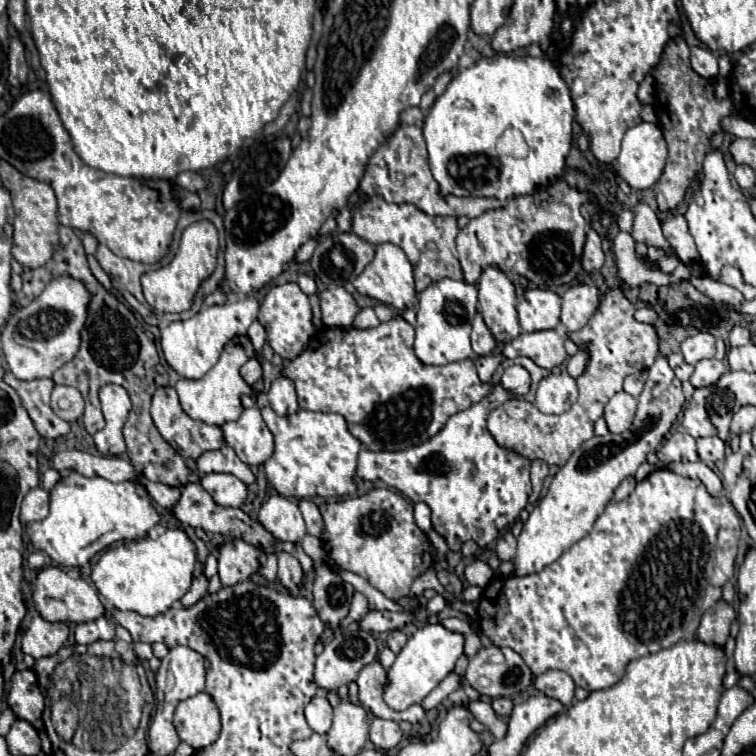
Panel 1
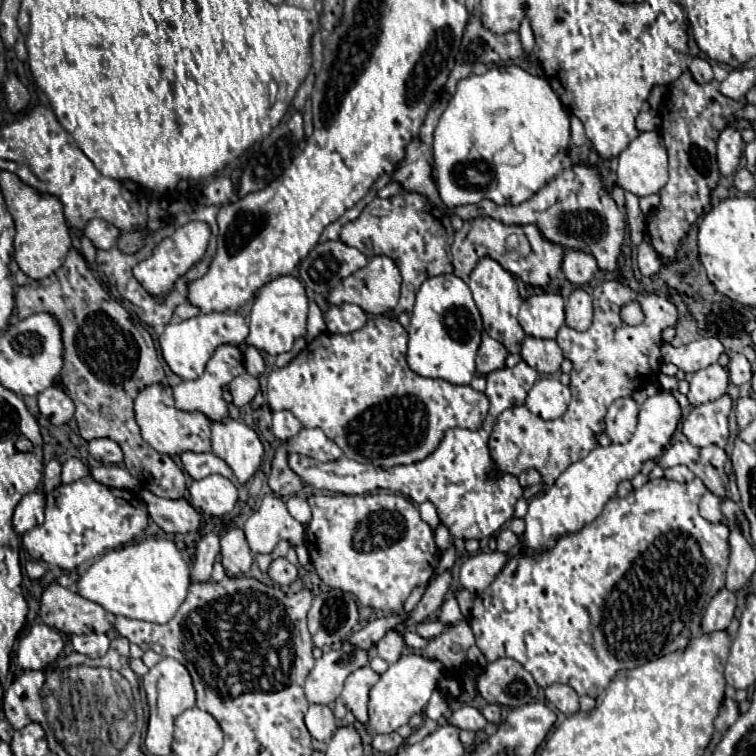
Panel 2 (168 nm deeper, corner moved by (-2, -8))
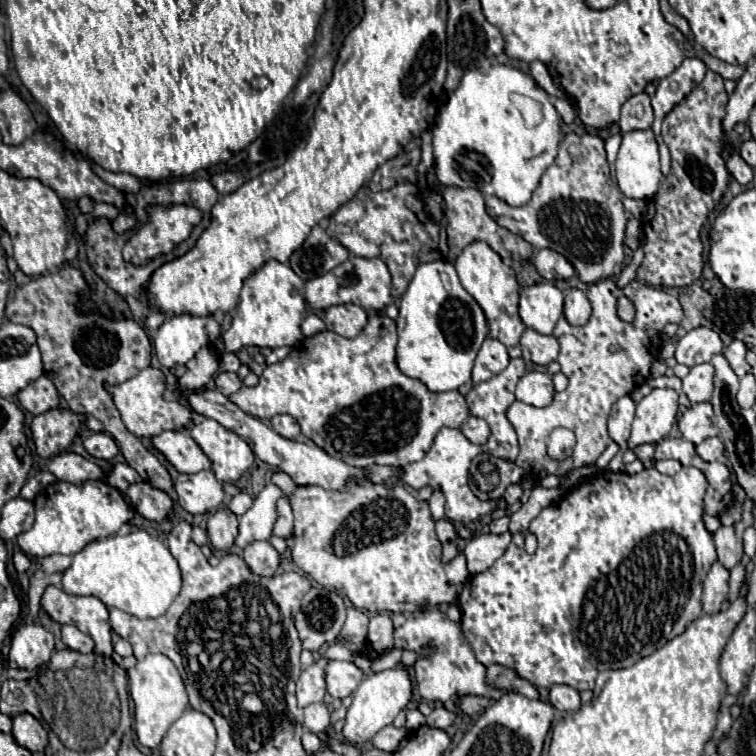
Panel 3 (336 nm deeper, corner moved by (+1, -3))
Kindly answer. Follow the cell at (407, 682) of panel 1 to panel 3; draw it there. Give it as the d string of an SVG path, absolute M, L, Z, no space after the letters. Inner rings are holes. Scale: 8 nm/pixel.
M399 666L395 670L383 670L383 672L365 676L363 682L357 686L357 690L353 694L353 702L345 714L345 726L343 726L345 740L351 744L369 742L381 728L389 726L395 720L395 716L409 704L411 690L413 690L413 686L411 686L411 680L403 666Z

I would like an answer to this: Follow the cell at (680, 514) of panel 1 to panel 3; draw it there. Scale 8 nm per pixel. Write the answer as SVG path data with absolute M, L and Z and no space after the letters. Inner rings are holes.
M683 466L681 472L675 476L665 476L659 474L655 468L645 468L639 474L625 474L625 472L609 472L609 470L599 470L587 480L581 480L581 484L573 486L567 490L555 504L543 508L537 518L529 524L527 532L537 536L537 550L535 554L525 552L525 534L527 532L517 532L513 534L511 544L507 546L505 554L485 572L481 574L471 574L469 580L463 586L463 592L457 600L457 606L461 610L461 626L463 634L469 640L475 658L483 666L499 664L505 668L511 668L517 672L517 676L525 678L531 682L535 688L549 688L553 684L567 684L573 686L575 690L587 690L595 688L595 678L599 670L603 668L629 668L637 660L653 654L661 646L665 646L671 638L681 634L693 620L701 616L701 586L703 578L707 576L711 564L717 560L713 536L707 532L703 524L703 498L707 490L707 478L699 468L693 466Z

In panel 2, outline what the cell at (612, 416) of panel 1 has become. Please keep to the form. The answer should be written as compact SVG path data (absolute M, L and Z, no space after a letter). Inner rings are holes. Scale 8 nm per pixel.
M632 397L616 399L606 413L606 433L612 443L626 443L636 431L638 405Z

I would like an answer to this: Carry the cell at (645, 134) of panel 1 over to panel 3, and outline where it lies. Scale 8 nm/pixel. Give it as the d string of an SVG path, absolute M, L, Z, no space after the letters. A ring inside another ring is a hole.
M637 130L637 132L621 132L621 148L615 158L615 178L617 186L627 198L637 198L637 200L649 200L663 178L661 168L659 168L659 150L657 142L651 130Z

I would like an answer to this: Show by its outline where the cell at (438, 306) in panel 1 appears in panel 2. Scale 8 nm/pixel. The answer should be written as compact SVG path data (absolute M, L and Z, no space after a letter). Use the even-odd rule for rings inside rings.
M438 275L422 283L408 329L408 365L414 373L466 385L476 373L474 357L480 345L482 319L468 285L456 275Z

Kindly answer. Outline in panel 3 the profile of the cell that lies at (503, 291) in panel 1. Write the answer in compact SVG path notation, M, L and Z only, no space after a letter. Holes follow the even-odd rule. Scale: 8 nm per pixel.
M475 240L469 246L463 248L463 252L455 260L455 270L459 274L459 280L463 288L477 300L477 304L483 308L487 322L489 322L489 336L499 340L503 346L511 348L519 344L519 338L525 330L523 320L519 318L517 304L519 304L519 284L515 280L515 272L511 266L507 266L497 252L489 248L489 244Z

